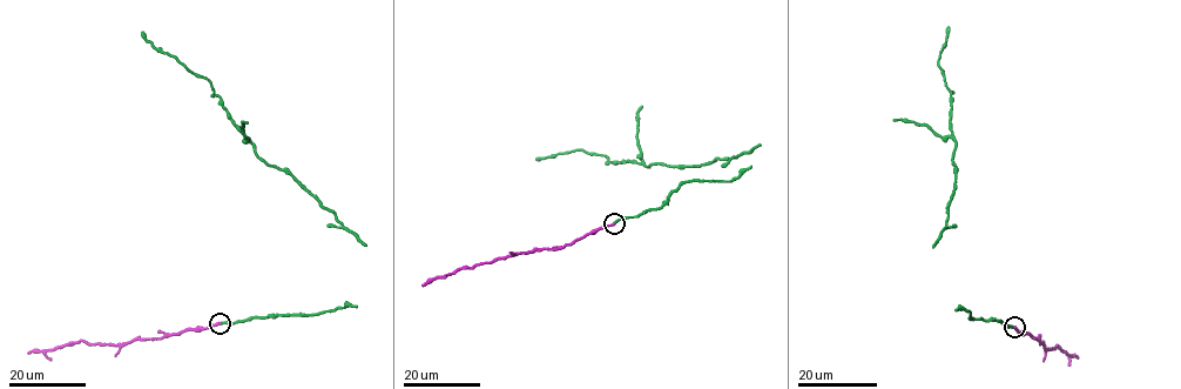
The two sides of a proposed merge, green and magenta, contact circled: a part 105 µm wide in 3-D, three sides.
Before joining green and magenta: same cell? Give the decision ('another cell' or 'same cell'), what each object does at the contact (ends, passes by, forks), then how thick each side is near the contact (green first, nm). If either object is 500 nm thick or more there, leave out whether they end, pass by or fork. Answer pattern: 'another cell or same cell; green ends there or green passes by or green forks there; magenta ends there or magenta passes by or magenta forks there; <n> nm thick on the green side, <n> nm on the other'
same cell; green ends there; magenta ends there; 300 nm thick on the green side, 340 nm on the other

